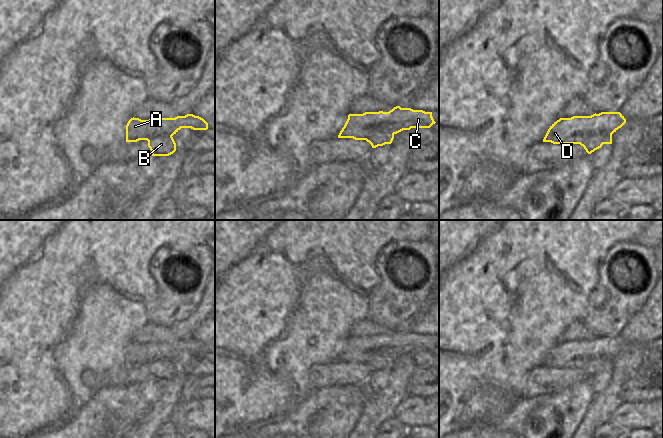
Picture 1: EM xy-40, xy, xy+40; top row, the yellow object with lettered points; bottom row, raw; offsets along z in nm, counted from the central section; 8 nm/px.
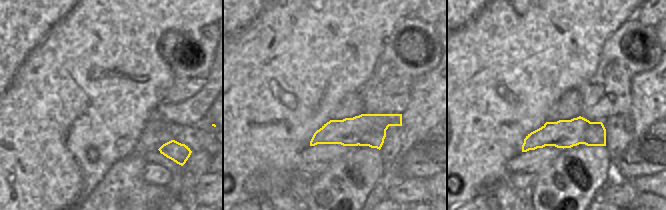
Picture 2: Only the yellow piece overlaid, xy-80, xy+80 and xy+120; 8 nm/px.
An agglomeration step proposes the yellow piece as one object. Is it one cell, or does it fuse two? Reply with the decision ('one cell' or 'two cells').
two cells

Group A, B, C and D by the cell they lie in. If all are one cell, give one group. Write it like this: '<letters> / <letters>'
A C D / B

